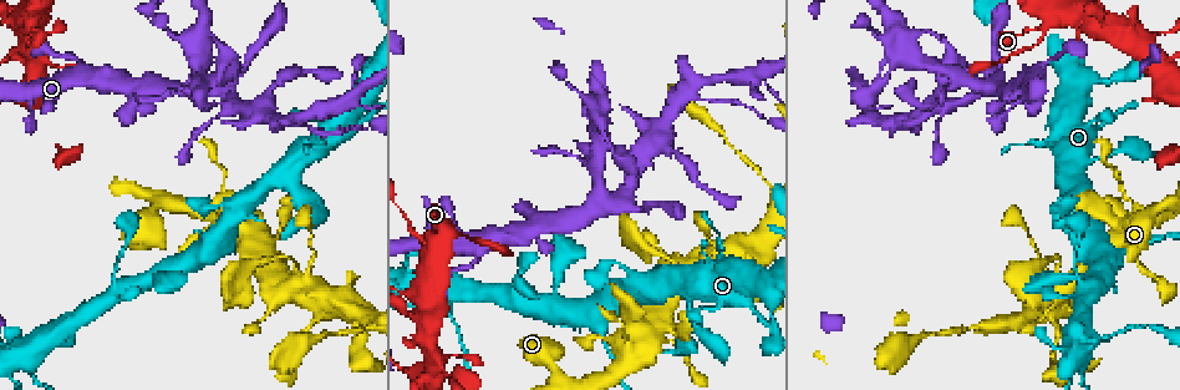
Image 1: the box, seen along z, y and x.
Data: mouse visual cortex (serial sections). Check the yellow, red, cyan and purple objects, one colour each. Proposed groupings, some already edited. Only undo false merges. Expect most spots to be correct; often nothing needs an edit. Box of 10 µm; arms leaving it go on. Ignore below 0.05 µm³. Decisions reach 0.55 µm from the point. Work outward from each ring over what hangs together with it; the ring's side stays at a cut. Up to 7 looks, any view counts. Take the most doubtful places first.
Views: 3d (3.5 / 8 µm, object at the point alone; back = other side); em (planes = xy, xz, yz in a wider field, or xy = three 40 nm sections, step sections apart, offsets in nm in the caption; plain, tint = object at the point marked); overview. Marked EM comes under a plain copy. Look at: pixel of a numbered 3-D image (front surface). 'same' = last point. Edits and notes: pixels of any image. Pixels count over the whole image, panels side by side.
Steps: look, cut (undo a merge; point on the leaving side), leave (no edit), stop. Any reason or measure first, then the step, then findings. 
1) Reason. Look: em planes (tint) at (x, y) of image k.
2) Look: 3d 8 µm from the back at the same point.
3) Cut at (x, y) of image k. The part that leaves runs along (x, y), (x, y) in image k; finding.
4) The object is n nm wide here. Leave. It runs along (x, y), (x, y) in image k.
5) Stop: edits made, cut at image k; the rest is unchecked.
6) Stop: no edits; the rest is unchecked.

Look: 3d 3.5 µm from the back at (888, 120) of image 1.

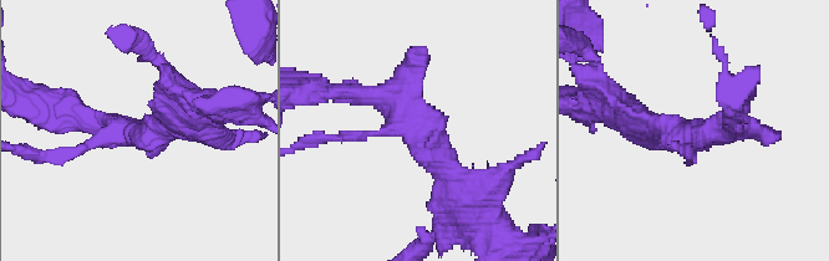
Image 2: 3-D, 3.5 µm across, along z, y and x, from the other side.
Leave. It runs along (459, 187), (387, 97), (349, 91) in image 2; all the same cell.

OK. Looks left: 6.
Thick turns thin. Look: 3d 3.5 µm at (126, 243) of image 1.

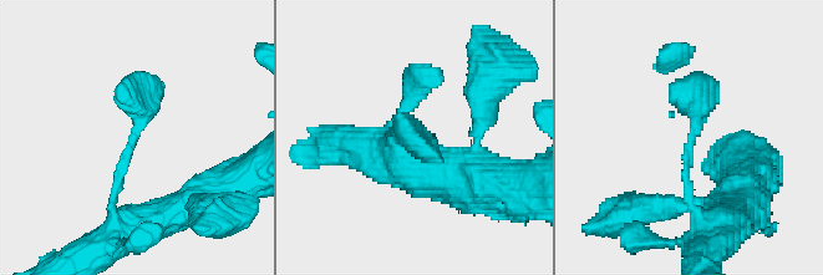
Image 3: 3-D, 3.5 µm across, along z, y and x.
Look: em xy step 2 (tint) at (692, 137) of image 3.

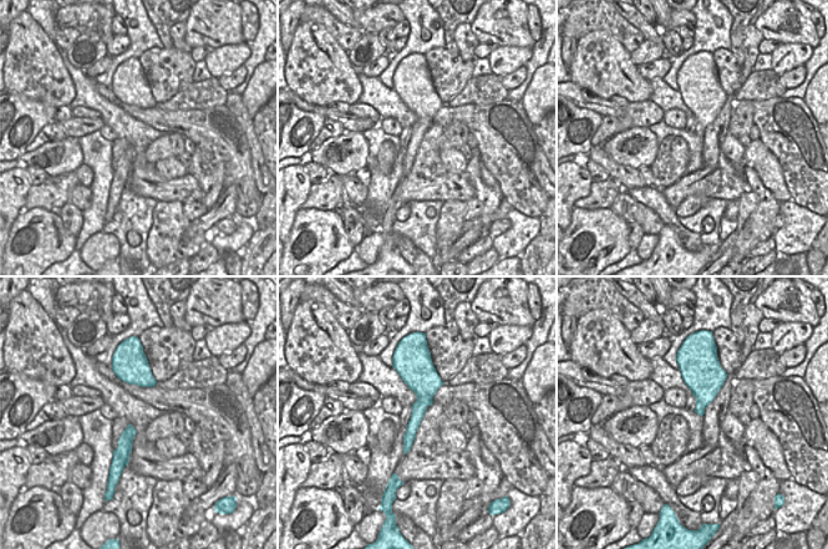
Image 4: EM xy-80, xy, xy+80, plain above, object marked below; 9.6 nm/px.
Cut it another way. Look: em xy step 3 (tint) at the same point.

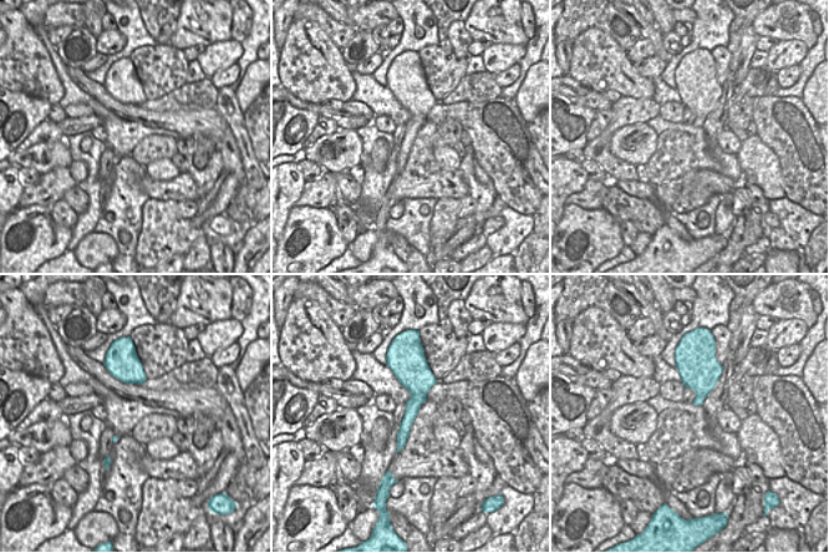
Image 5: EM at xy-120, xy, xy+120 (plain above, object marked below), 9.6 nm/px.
Leave. It runs along (699, 214), (686, 179), (695, 107), (672, 83) in image 3; continuous, no second cell.

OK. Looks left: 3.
Look: 3d 8 µm at (1082, 370) of image 1.

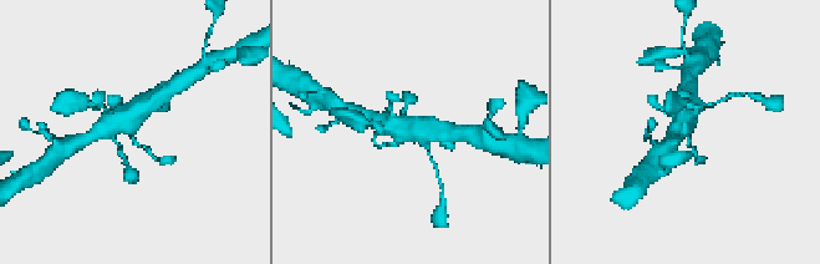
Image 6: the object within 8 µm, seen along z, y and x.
3 arms meet here; the arms are 100, 500, 600 nm wide; shape alone is not enough. Look: em xy step 5 (tint) at the same point.

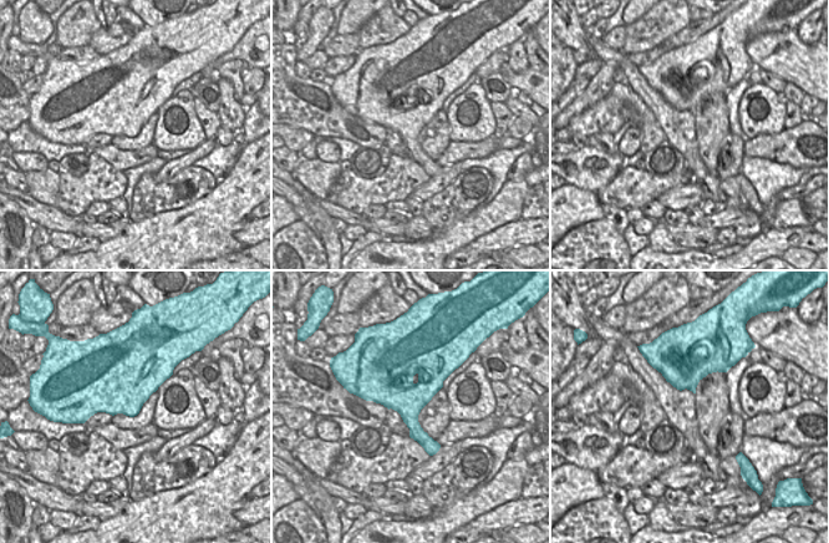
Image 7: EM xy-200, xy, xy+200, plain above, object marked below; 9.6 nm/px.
Leave. It runs along (688, 103), (682, 117), (697, 152) in image 6; all the same cell.

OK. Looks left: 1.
Stop: no edits; the rest is unchecked.

